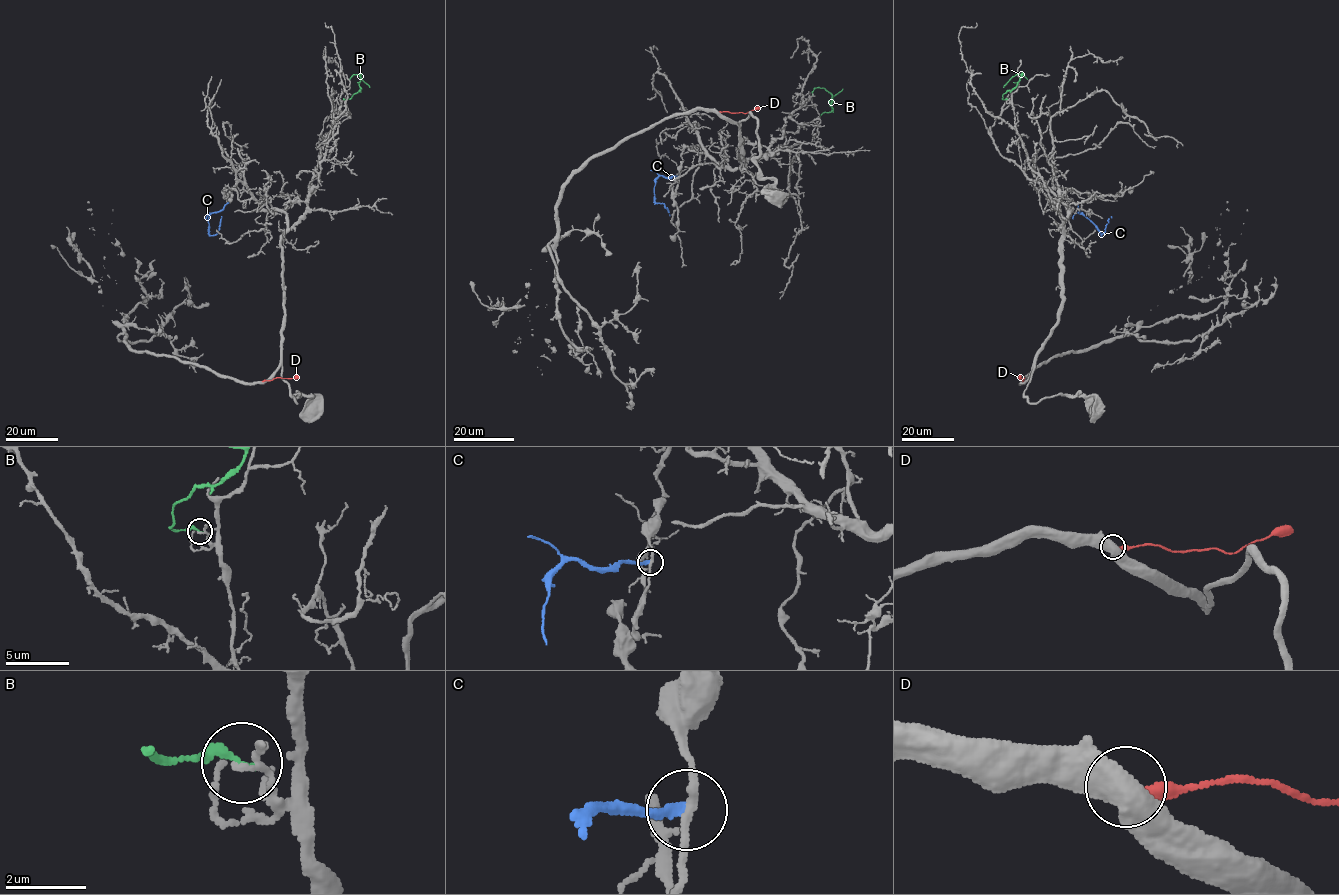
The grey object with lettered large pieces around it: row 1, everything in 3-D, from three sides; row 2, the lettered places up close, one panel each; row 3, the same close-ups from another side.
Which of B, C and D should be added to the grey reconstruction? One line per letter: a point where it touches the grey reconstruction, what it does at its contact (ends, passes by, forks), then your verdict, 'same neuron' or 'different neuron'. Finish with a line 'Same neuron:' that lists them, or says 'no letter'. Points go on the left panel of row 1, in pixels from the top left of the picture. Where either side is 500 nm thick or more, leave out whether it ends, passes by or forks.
B: contact (344, 99); it ends; different neuron
C: contact (230, 202); it ends; different neuron
D: contact (262, 381); different neuron
Same neuron: no letter

